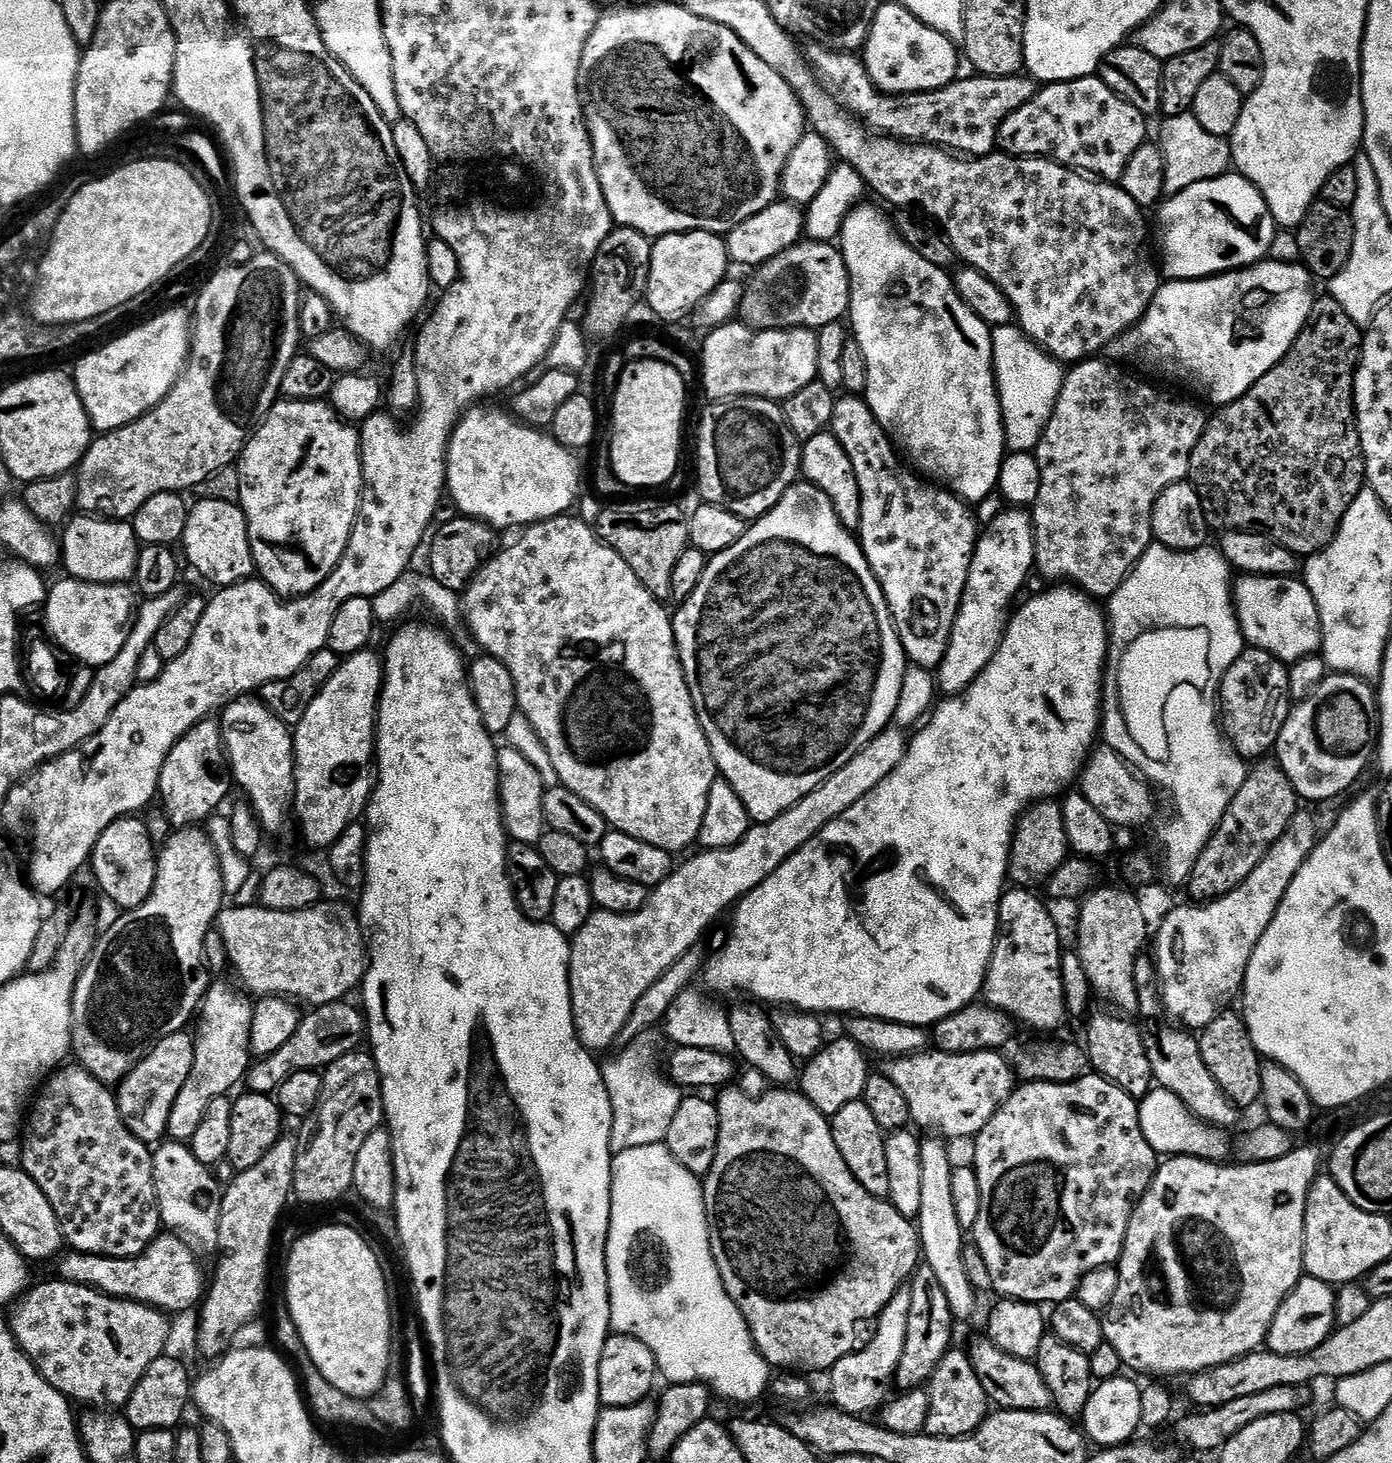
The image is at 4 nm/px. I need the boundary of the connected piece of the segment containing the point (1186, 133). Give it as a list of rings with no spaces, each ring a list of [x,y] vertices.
[[[1191,114],[1169,116],[1160,128],[1158,143],[1164,155],[1164,194],[1165,197],[1178,195],[1187,187],[1203,180],[1216,179],[1233,167],[1232,146],[1223,136],[1215,136],[1198,123]]]

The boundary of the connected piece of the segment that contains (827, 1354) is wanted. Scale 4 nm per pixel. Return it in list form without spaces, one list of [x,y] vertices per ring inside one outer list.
[[[725,1087],[719,1093],[721,1096],[715,1097],[714,1100],[718,1110],[718,1146],[714,1154],[714,1166],[710,1166],[708,1175],[702,1180],[714,1262],[720,1271],[726,1294],[730,1294],[730,1298],[746,1318],[748,1328],[752,1331],[752,1340],[769,1366],[776,1370],[791,1370],[796,1374],[820,1372],[823,1368],[823,1372],[831,1370],[840,1359],[852,1354],[857,1347],[856,1327],[867,1320],[875,1321],[885,1306],[915,1276],[922,1260],[920,1233],[917,1225],[909,1217],[898,1214],[891,1202],[868,1193],[855,1180],[842,1154],[838,1152],[837,1143],[831,1134],[829,1117],[823,1116],[803,1092],[768,1090],[772,1092],[766,1093],[765,1096],[747,1096],[746,1093],[732,1087]]]

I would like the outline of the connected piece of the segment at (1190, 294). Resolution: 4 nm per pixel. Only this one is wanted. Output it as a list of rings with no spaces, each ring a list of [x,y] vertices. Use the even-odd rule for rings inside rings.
[[[1265,258],[1260,263],[1254,264],[1251,267],[1223,272],[1220,275],[1208,276],[1204,279],[1174,280],[1161,283],[1160,289],[1156,291],[1155,298],[1150,302],[1147,314],[1132,331],[1124,332],[1114,343],[1108,345],[1106,349],[1107,355],[1113,361],[1123,362],[1125,365],[1133,364],[1133,366],[1128,365],[1133,369],[1145,368],[1148,372],[1161,372],[1162,375],[1169,376],[1172,380],[1181,380],[1182,383],[1189,384],[1197,392],[1197,394],[1195,393],[1197,397],[1208,396],[1209,402],[1216,404],[1212,406],[1229,404],[1238,398],[1242,398],[1242,394],[1246,394],[1246,390],[1250,390],[1254,386],[1254,382],[1258,382],[1258,378],[1262,378],[1262,374],[1269,372],[1288,353],[1290,346],[1298,338],[1302,326],[1306,326],[1306,318],[1310,318],[1310,310],[1312,309],[1314,299],[1312,284],[1314,285],[1314,277],[1304,267],[1303,263],[1287,264],[1286,262],[1278,262],[1271,258]]]

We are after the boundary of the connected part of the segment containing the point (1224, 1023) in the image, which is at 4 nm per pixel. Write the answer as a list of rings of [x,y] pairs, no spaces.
[[[1225,1010],[1208,1023],[1207,1028],[1199,1033],[1198,1039],[1202,1058],[1210,1074],[1214,1074],[1220,1089],[1241,1109],[1250,1107],[1252,1103],[1255,1105],[1262,1094],[1262,1057],[1256,1051],[1243,1019],[1237,1013],[1235,1016],[1232,1010]]]

